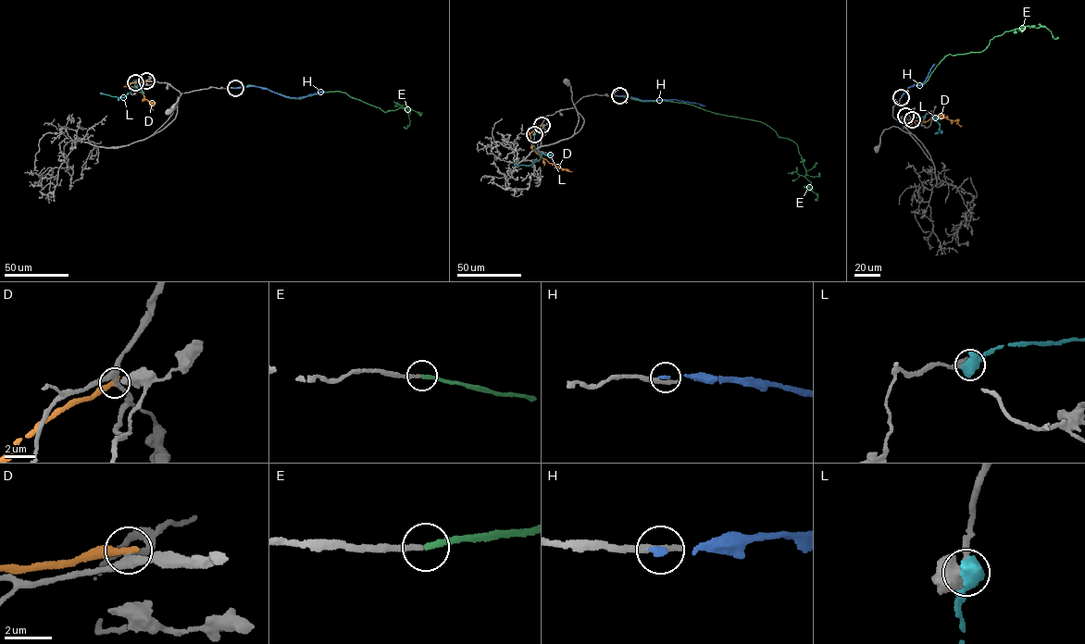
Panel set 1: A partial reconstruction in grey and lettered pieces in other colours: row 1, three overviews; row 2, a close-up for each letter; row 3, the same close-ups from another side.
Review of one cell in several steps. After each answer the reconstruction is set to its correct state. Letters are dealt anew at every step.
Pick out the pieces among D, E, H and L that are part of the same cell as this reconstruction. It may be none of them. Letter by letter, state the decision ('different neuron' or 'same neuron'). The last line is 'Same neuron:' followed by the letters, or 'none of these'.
D: different neuron
E: same neuron
H: different neuron
L: different neuron
Same neuron: E

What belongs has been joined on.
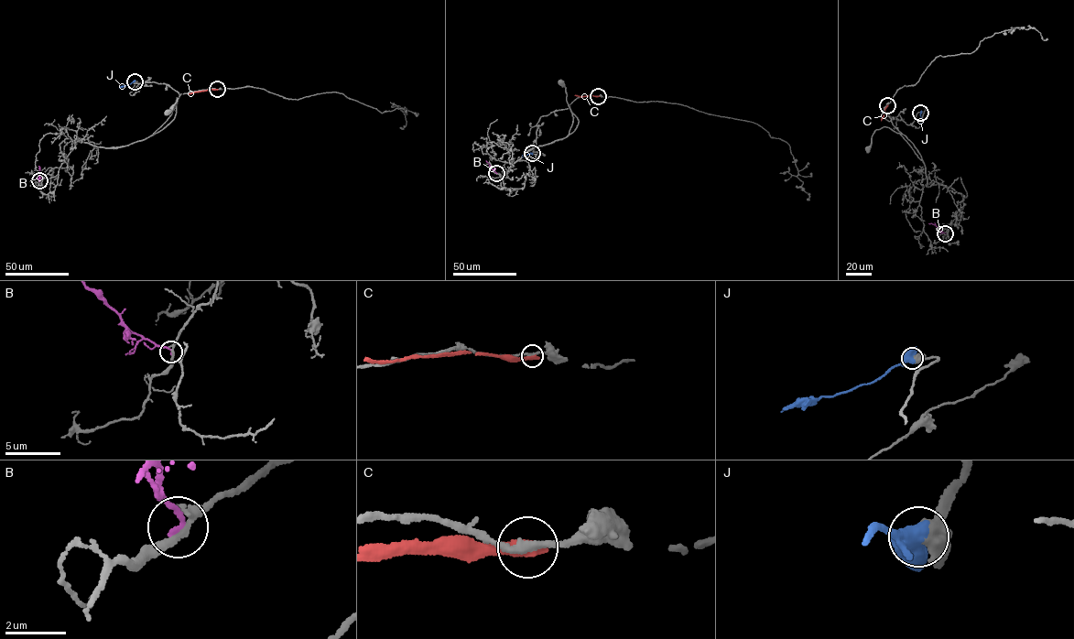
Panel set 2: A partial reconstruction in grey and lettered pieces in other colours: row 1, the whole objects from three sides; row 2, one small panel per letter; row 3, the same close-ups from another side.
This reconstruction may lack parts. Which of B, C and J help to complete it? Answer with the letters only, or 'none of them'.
J

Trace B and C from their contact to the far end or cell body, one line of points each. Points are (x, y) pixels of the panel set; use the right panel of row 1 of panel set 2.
B: (945, 233), (928, 223)
C: (887, 105), (881, 120)

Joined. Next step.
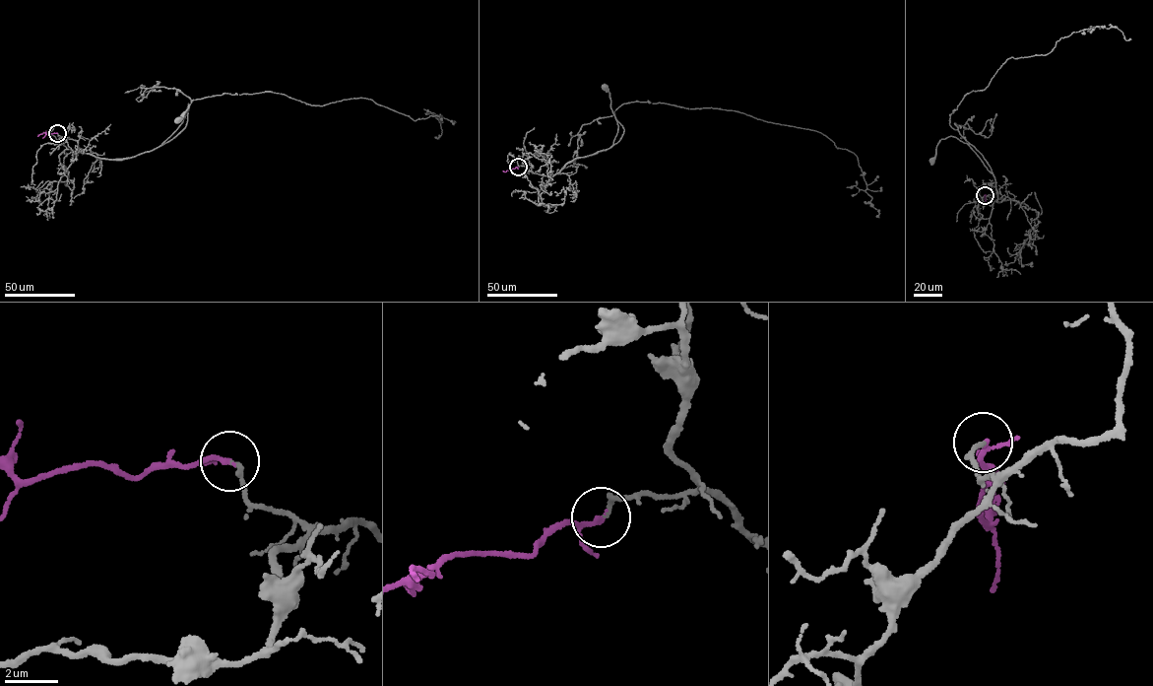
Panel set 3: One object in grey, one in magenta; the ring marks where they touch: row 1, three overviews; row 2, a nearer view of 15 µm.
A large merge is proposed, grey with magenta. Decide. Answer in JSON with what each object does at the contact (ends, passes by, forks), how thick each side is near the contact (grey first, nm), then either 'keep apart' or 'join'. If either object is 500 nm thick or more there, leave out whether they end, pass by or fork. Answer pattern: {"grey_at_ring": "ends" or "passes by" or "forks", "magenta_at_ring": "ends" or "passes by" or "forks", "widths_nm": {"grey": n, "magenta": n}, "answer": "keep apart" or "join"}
{"grey_at_ring": "ends", "magenta_at_ring": "passes by", "widths_nm": {"grey": 160, "magenta": 140}, "answer": "join"}

